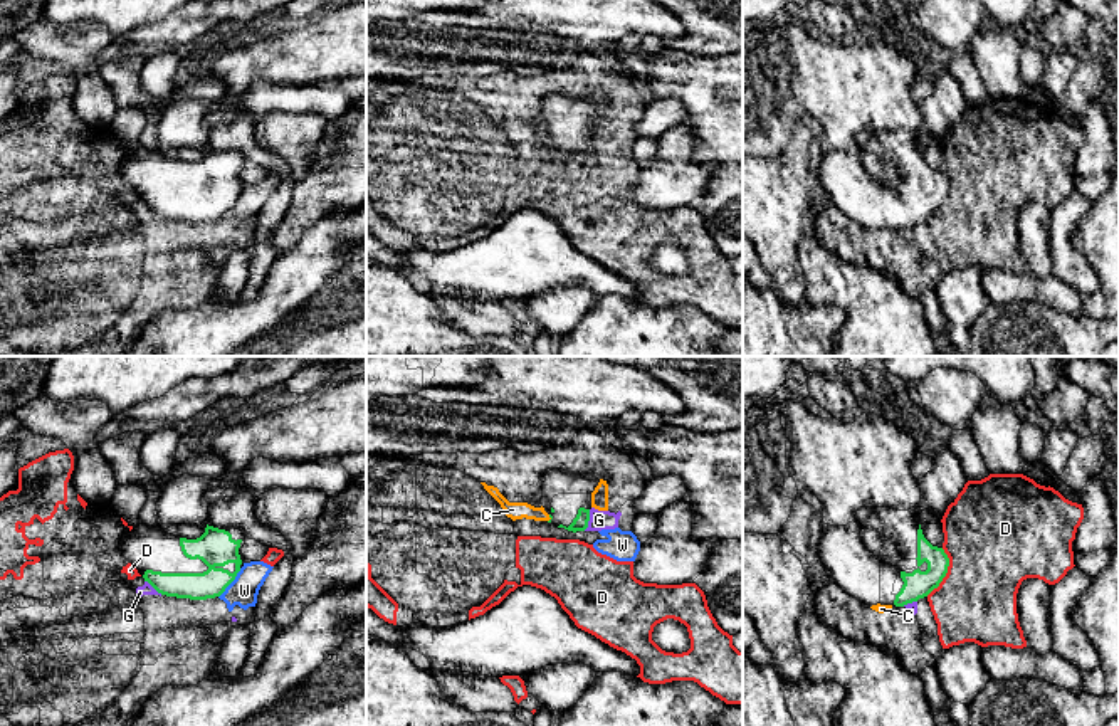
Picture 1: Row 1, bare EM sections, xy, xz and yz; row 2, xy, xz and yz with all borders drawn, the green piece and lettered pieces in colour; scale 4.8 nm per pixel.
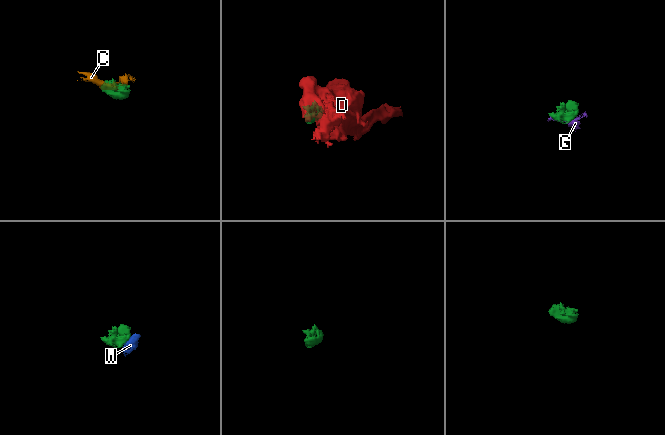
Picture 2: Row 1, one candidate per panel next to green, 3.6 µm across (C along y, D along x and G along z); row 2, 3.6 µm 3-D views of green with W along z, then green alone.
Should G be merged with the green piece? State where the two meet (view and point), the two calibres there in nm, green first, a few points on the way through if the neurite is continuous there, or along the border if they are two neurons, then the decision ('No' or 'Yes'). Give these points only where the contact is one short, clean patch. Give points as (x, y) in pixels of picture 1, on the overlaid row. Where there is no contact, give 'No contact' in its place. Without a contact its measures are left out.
Touches green at xz (588, 520). Thickness 80 nm (green) against 100 nm. Boundary: xz (590, 510), (590, 520), (583, 530). No

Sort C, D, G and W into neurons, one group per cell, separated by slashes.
C D G W

